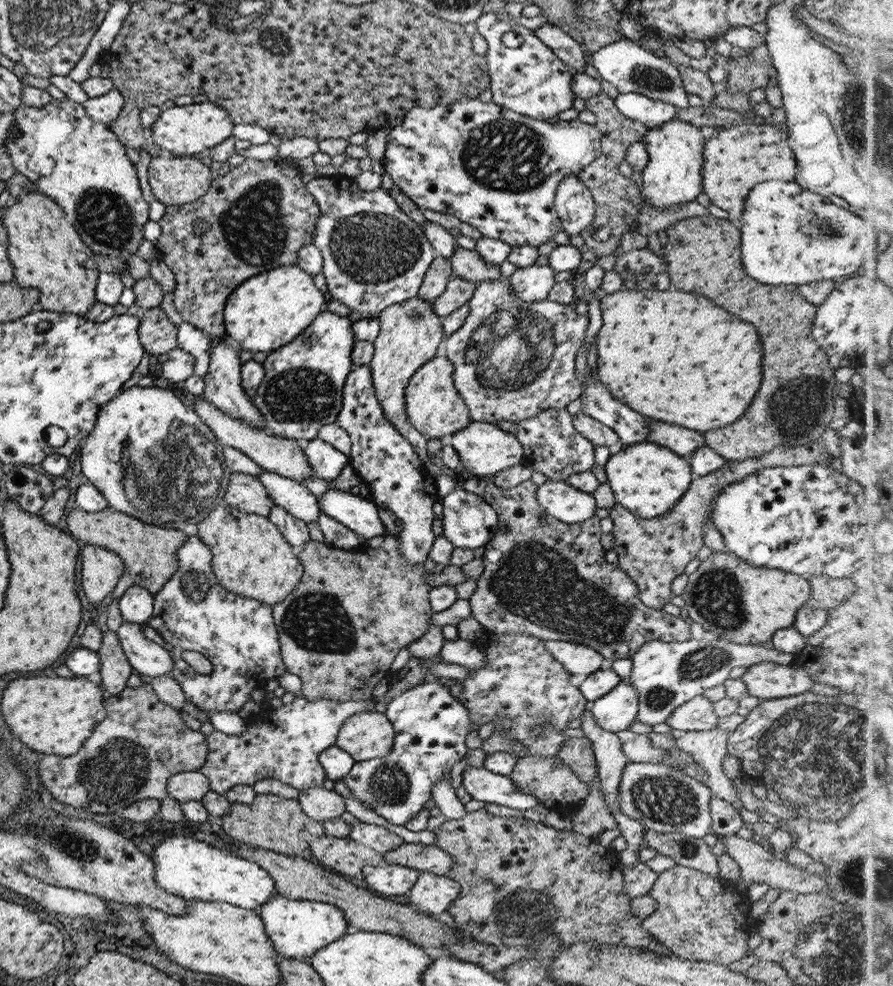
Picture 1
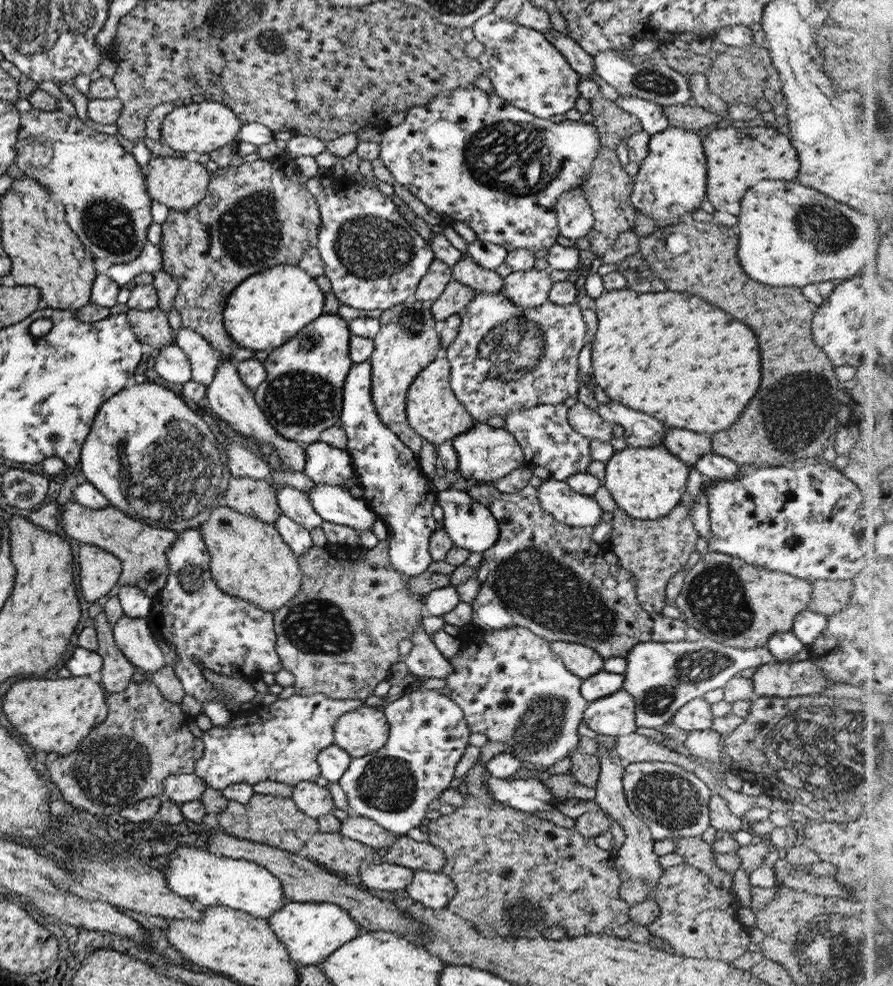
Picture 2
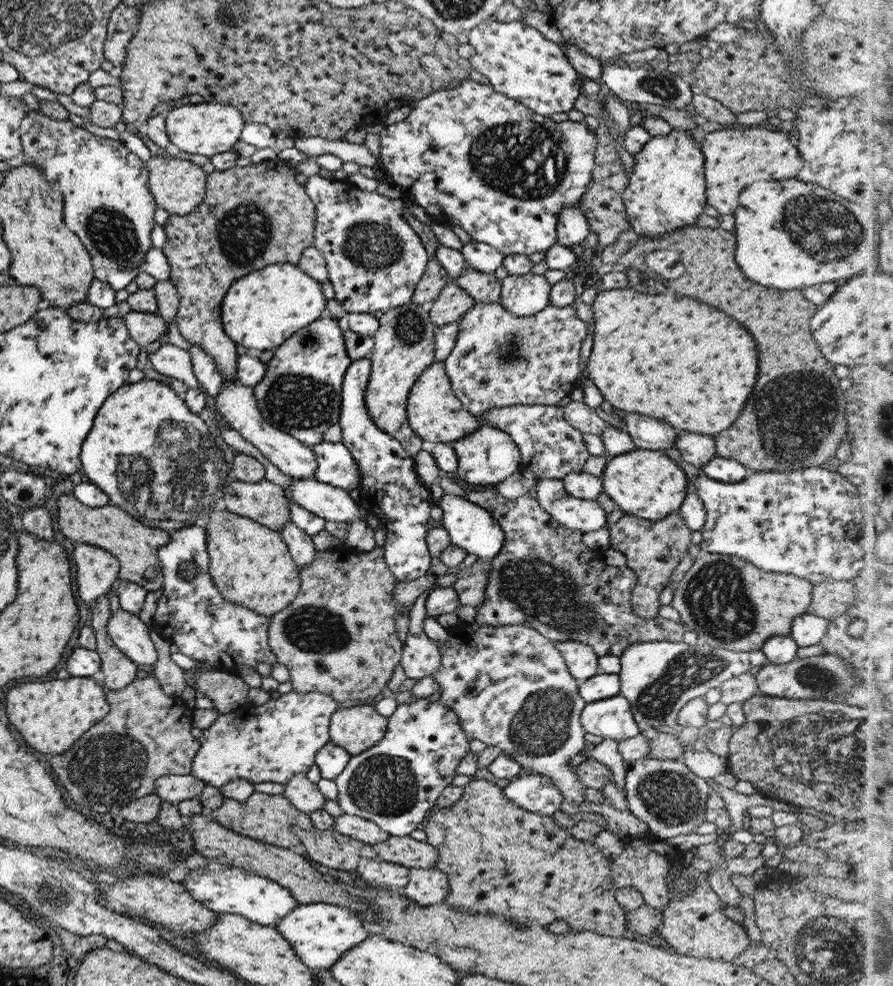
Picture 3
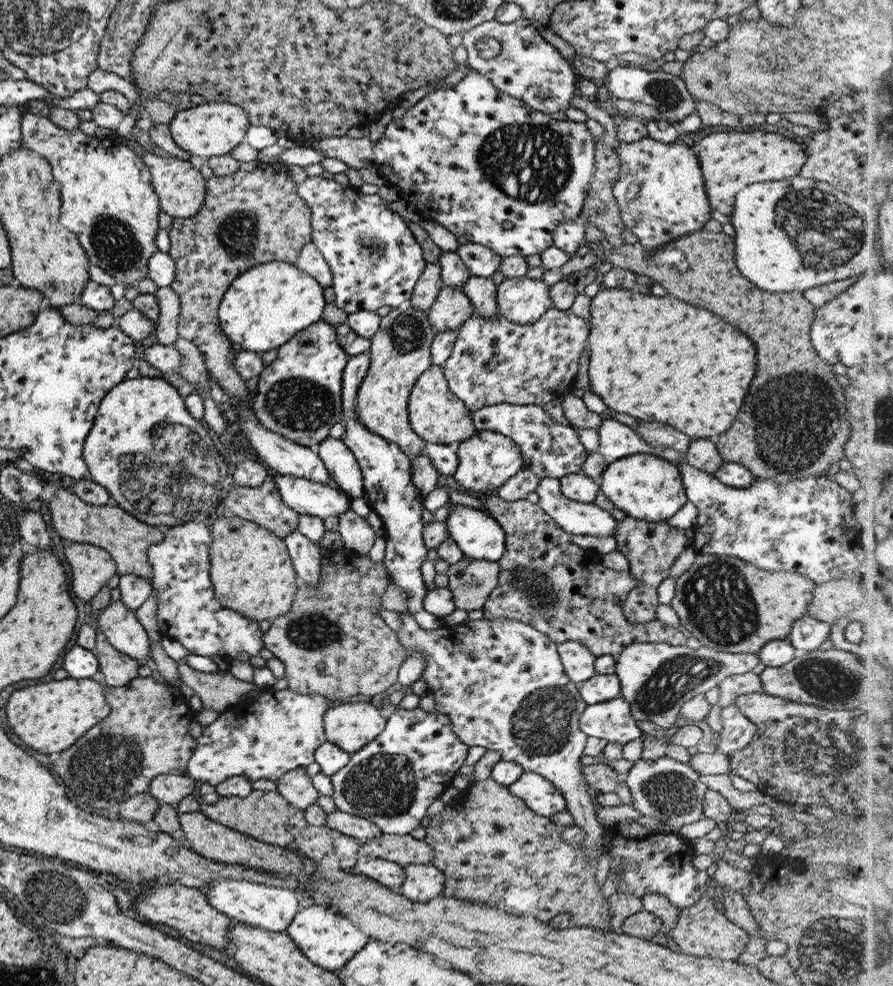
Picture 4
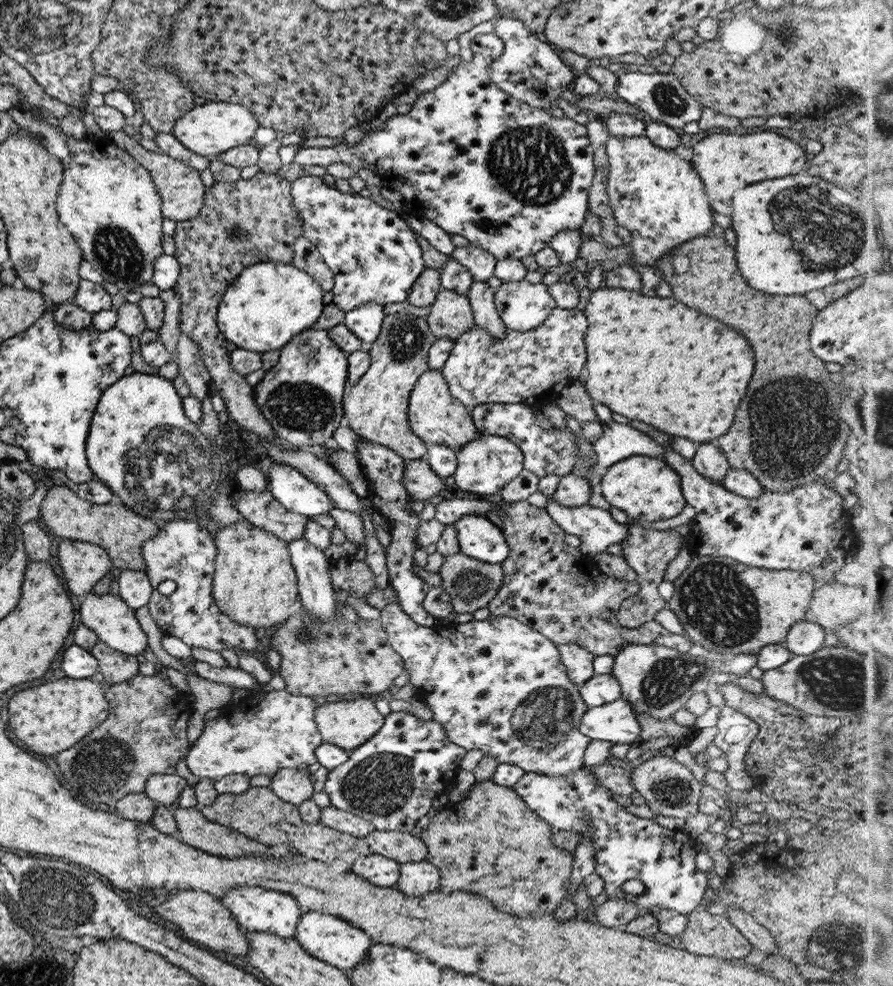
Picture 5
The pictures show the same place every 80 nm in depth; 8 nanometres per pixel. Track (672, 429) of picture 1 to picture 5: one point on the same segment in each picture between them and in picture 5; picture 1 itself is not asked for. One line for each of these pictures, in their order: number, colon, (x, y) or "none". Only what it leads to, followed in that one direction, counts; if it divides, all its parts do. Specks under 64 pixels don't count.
2: (687, 446)
3: (694, 449)
4: (702, 454)
5: (708, 460)

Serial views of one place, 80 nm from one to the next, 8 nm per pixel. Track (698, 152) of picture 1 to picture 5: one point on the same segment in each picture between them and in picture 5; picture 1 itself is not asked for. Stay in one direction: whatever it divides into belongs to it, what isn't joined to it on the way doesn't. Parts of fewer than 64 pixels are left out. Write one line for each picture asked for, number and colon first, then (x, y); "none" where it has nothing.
2: (670, 182)
3: (665, 191)
4: (660, 193)
5: (657, 196)

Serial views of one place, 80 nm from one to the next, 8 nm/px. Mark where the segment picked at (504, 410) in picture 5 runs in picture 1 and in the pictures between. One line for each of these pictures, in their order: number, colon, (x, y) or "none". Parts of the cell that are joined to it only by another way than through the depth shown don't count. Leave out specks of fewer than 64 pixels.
1: (550, 444)
2: (552, 450)
3: (550, 448)
4: (548, 449)

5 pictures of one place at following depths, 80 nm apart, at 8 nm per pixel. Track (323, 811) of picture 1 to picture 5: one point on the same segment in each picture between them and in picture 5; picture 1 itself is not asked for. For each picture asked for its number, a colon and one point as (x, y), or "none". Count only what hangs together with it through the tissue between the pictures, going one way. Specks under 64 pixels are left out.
2: (311, 798)
3: (300, 790)
4: (294, 786)
5: (291, 785)

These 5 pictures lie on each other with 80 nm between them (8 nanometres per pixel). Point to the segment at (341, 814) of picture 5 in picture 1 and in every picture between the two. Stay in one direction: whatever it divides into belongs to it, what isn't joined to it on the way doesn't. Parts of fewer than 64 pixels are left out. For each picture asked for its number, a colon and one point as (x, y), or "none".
1: (378, 839)
2: (356, 828)
3: (356, 828)
4: (356, 828)

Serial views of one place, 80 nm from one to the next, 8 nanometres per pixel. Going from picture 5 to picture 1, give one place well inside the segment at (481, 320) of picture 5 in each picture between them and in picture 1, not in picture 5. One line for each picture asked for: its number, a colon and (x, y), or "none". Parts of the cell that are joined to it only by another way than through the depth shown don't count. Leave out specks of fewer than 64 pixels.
1: (466, 265)
2: (465, 271)
3: (485, 288)
4: (481, 292)

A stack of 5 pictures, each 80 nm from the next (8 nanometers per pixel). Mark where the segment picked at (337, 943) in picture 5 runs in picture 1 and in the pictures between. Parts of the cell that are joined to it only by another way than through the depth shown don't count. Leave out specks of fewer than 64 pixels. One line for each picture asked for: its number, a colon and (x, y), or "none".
1: (296, 928)
2: (309, 931)
3: (319, 933)
4: (327, 939)

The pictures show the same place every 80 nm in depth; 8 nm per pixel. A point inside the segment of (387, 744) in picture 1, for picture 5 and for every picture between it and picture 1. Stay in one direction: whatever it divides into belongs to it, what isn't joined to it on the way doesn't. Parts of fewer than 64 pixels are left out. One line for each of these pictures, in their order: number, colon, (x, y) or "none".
2: (364, 730)
3: (355, 729)
4: (349, 726)
5: (346, 724)

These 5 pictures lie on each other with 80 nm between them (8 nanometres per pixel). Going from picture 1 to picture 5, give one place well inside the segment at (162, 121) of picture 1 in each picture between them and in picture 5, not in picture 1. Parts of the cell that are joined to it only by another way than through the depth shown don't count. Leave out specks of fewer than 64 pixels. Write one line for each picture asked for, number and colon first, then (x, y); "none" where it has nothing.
2: (191, 129)
3: (206, 128)
4: (213, 129)
5: (207, 129)

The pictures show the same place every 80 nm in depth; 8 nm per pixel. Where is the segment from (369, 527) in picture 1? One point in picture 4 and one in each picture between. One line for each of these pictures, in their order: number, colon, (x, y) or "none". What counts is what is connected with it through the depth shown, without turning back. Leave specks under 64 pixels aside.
2: (335, 504)
3: (329, 503)
4: (303, 496)

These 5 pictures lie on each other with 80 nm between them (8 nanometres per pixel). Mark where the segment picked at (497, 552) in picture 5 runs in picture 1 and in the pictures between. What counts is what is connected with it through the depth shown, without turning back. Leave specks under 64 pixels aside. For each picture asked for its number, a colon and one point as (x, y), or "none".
1: (467, 522)
2: (469, 525)
3: (471, 528)
4: (478, 536)

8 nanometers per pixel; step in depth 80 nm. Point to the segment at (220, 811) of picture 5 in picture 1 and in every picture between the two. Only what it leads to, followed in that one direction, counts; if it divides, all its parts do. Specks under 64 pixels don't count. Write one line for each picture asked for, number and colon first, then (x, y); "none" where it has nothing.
1: (269, 821)
2: (266, 819)
3: (263, 817)
4: (258, 815)

